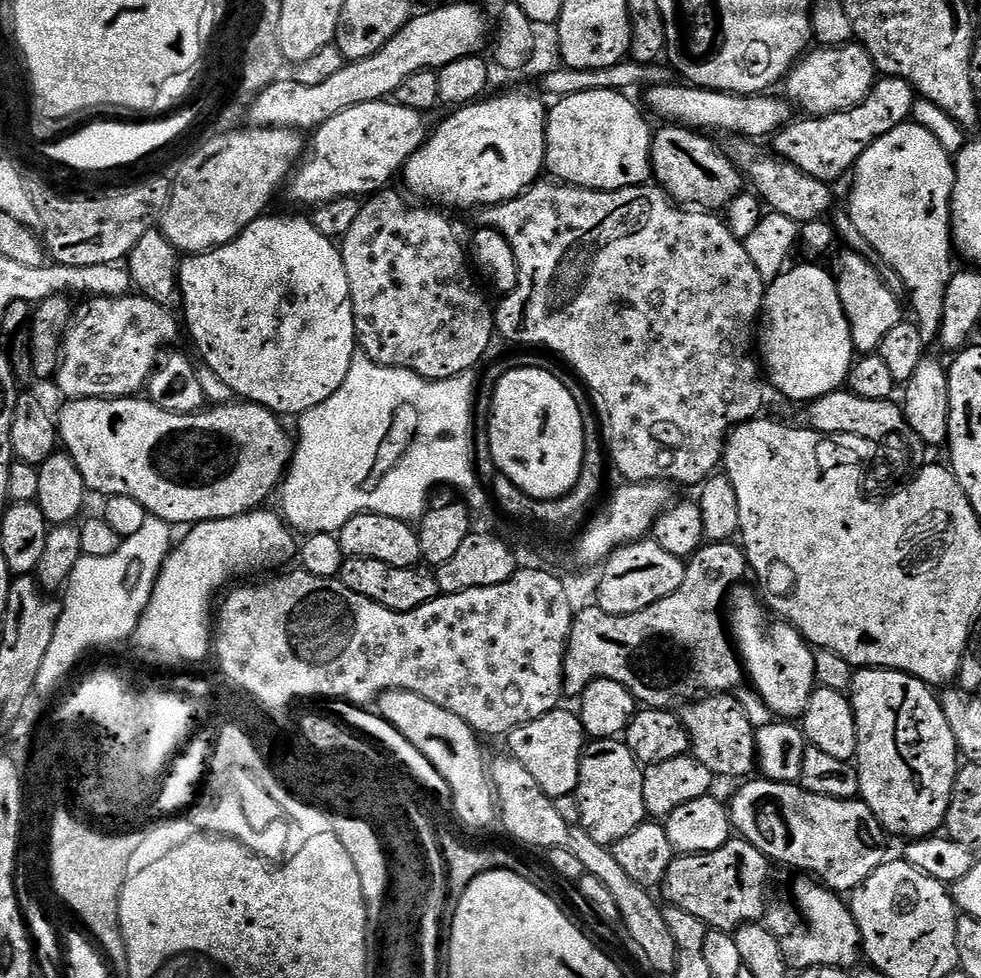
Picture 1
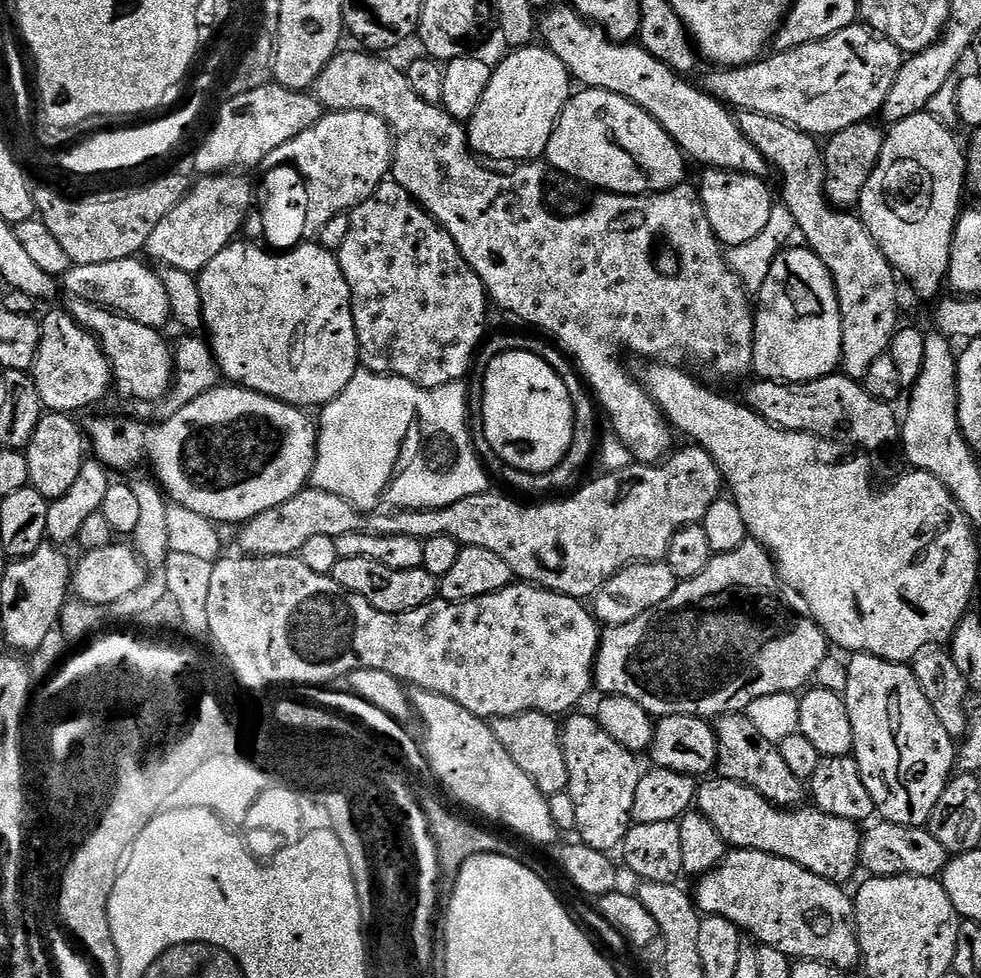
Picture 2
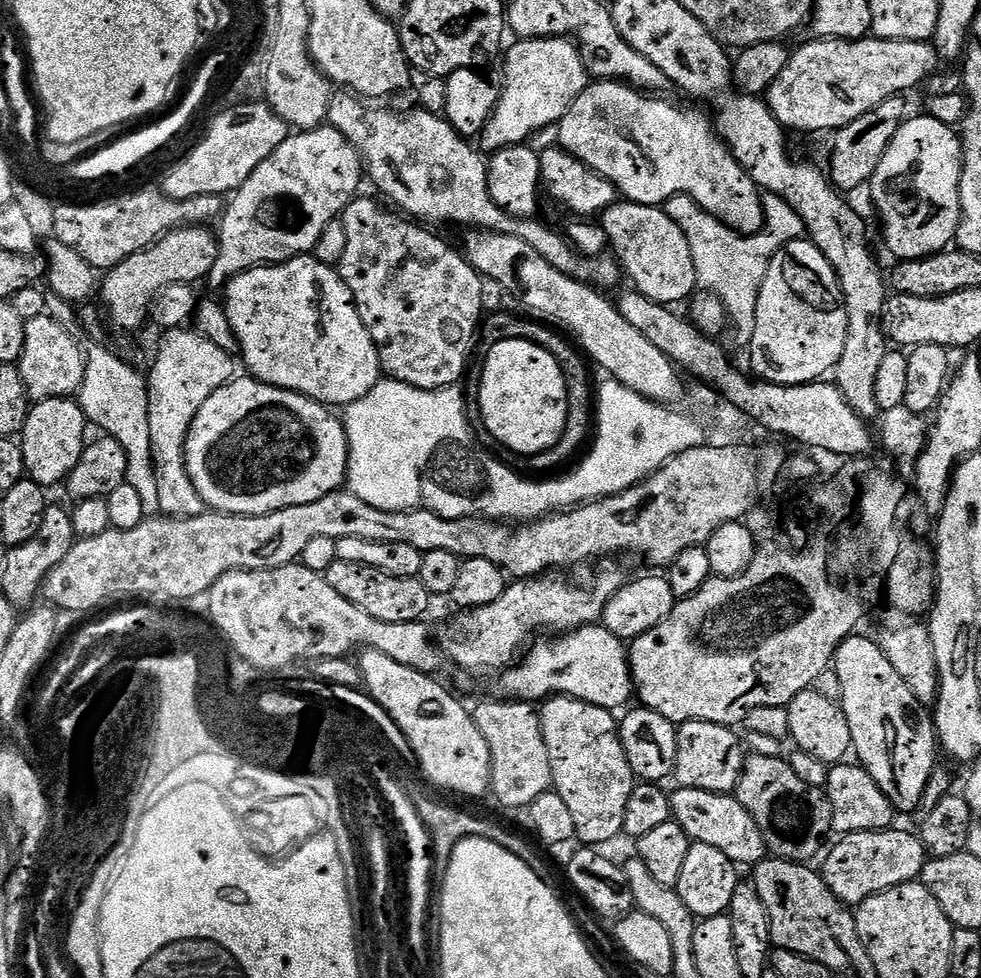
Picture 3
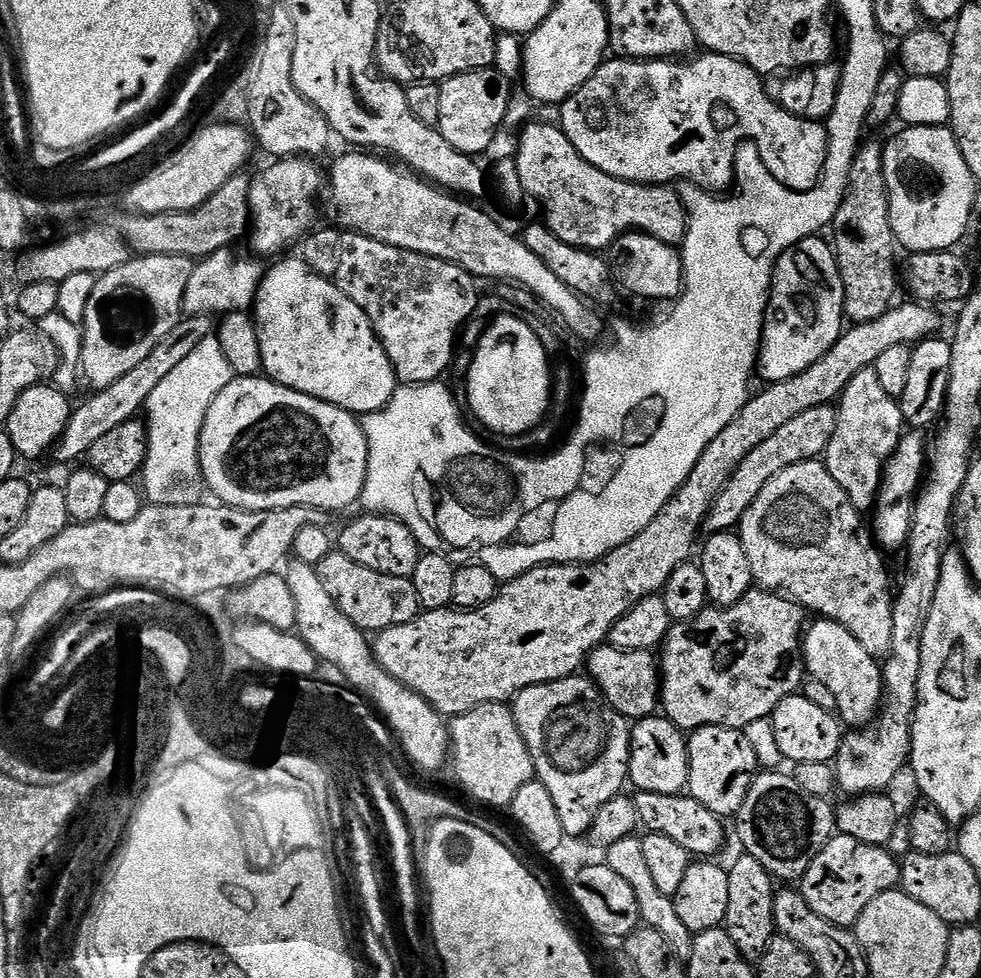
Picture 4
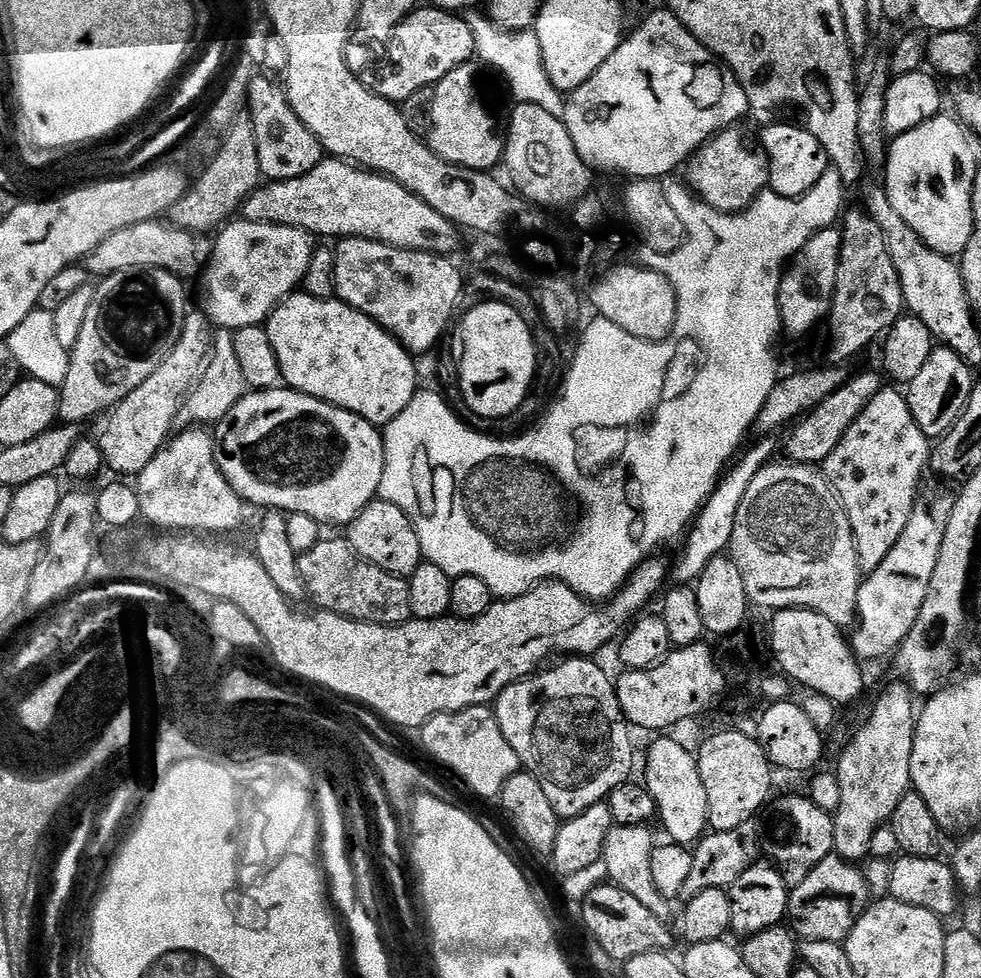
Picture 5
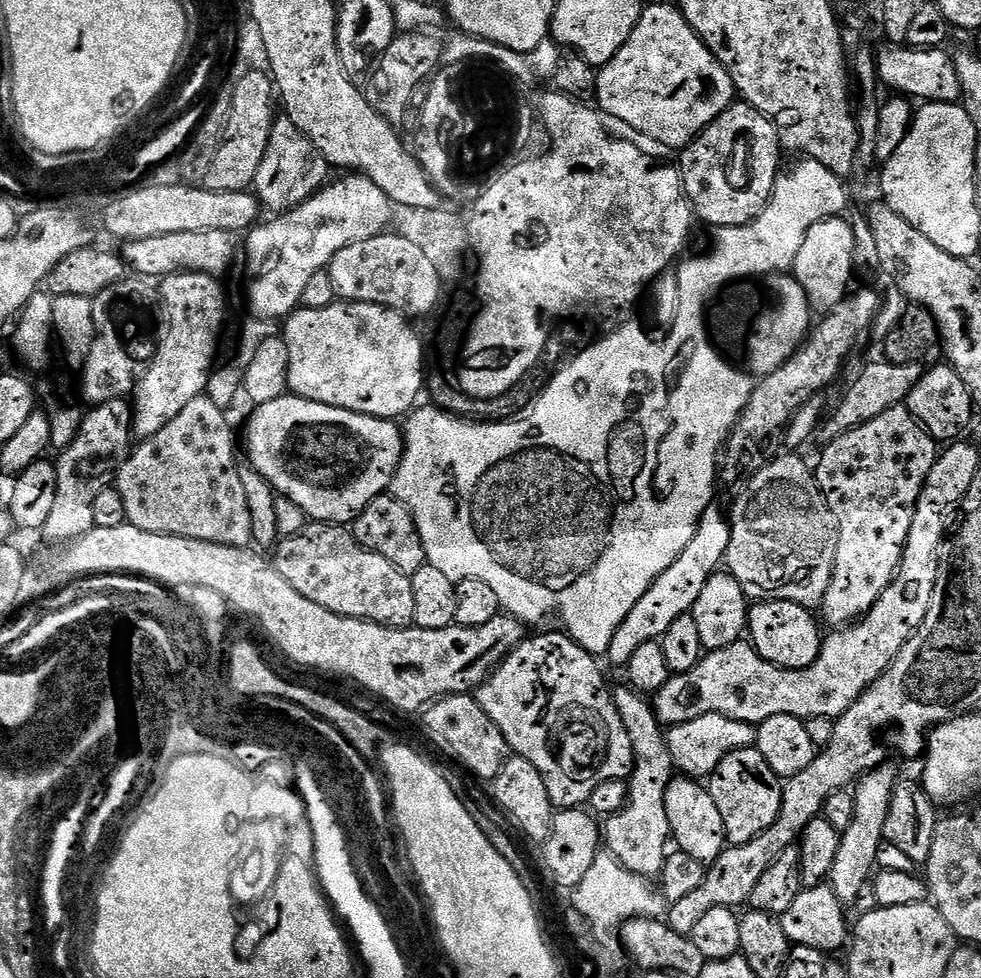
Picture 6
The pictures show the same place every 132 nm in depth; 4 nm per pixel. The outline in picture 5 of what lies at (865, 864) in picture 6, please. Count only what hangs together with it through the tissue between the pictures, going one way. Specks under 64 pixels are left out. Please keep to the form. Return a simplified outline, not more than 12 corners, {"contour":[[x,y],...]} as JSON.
{"contour":[[888,684],[834,765],[834,852],[860,862],[913,787],[918,712]]}

